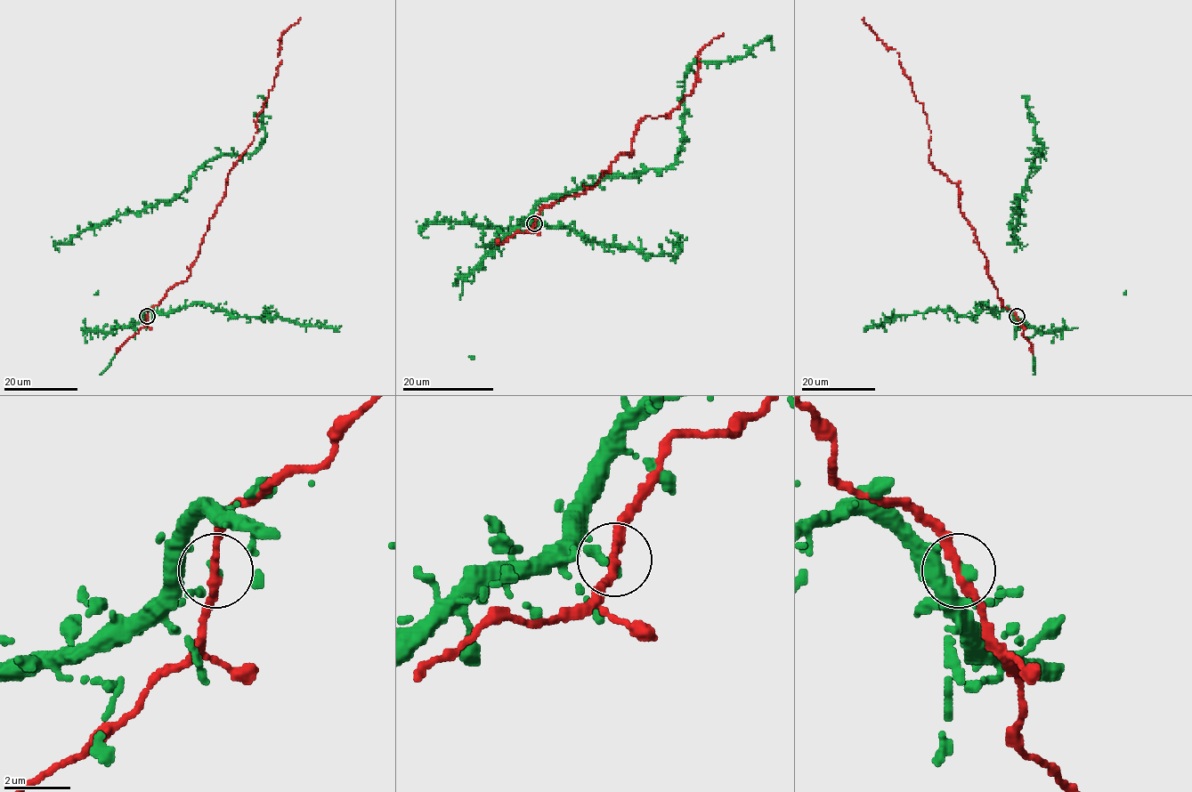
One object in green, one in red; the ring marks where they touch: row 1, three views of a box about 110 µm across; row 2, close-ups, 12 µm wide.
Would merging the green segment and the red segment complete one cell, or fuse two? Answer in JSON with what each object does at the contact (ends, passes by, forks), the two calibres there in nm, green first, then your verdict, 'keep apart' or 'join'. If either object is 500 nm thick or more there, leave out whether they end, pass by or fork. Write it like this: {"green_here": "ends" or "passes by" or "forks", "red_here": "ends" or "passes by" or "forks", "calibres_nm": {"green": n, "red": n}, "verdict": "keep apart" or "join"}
{"green_here": "ends", "red_here": "passes by", "calibres_nm": {"green": 260, "red": 280}, "verdict": "join"}

